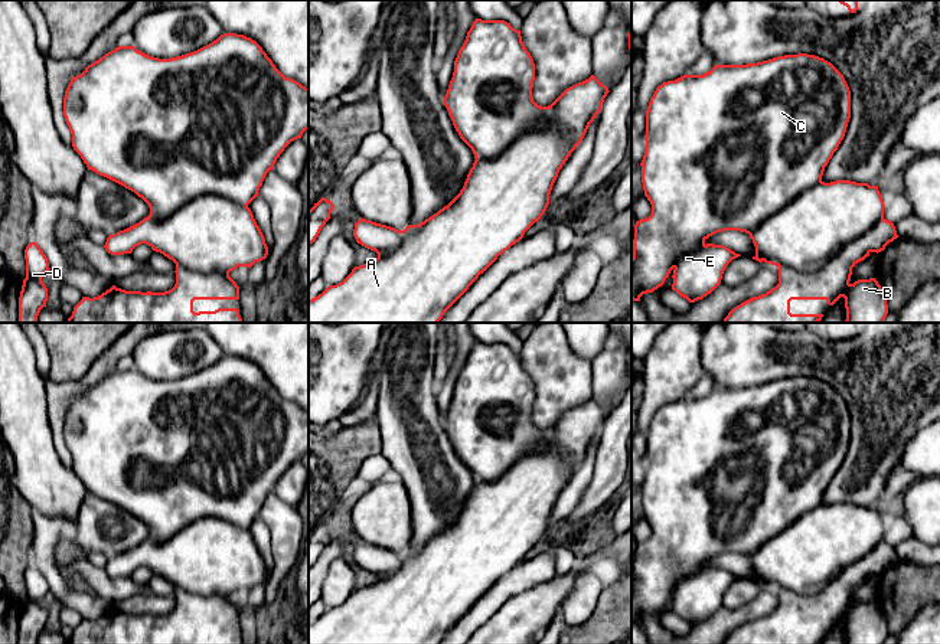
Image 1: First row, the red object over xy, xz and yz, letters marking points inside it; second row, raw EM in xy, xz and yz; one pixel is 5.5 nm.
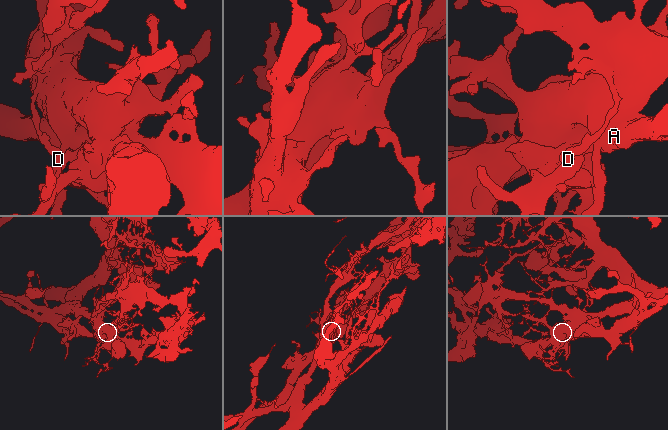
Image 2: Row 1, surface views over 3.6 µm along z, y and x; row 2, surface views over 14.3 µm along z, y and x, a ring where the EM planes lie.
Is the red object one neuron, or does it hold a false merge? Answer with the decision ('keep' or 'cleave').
cleave

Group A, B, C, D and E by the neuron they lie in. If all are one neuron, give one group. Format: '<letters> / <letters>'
A E / B C D

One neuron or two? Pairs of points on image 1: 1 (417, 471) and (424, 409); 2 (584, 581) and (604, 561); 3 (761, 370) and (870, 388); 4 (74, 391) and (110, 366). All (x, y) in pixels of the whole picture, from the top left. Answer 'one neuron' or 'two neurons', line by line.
1: one neuron
2: two neurons
3: one neuron
4: one neuron

